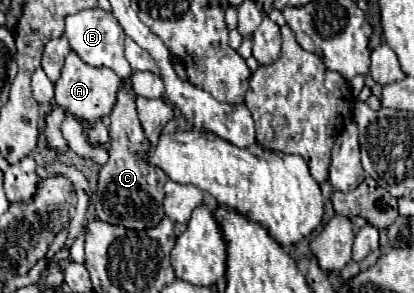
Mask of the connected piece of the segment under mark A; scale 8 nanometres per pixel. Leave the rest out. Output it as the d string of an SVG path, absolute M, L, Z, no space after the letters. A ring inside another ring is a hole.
M71 51L65 59L59 79L55 81L55 101L65 111L73 113L77 119L101 119L111 113L115 105L115 95L121 79L109 67L91 67L79 59L75 51Z

